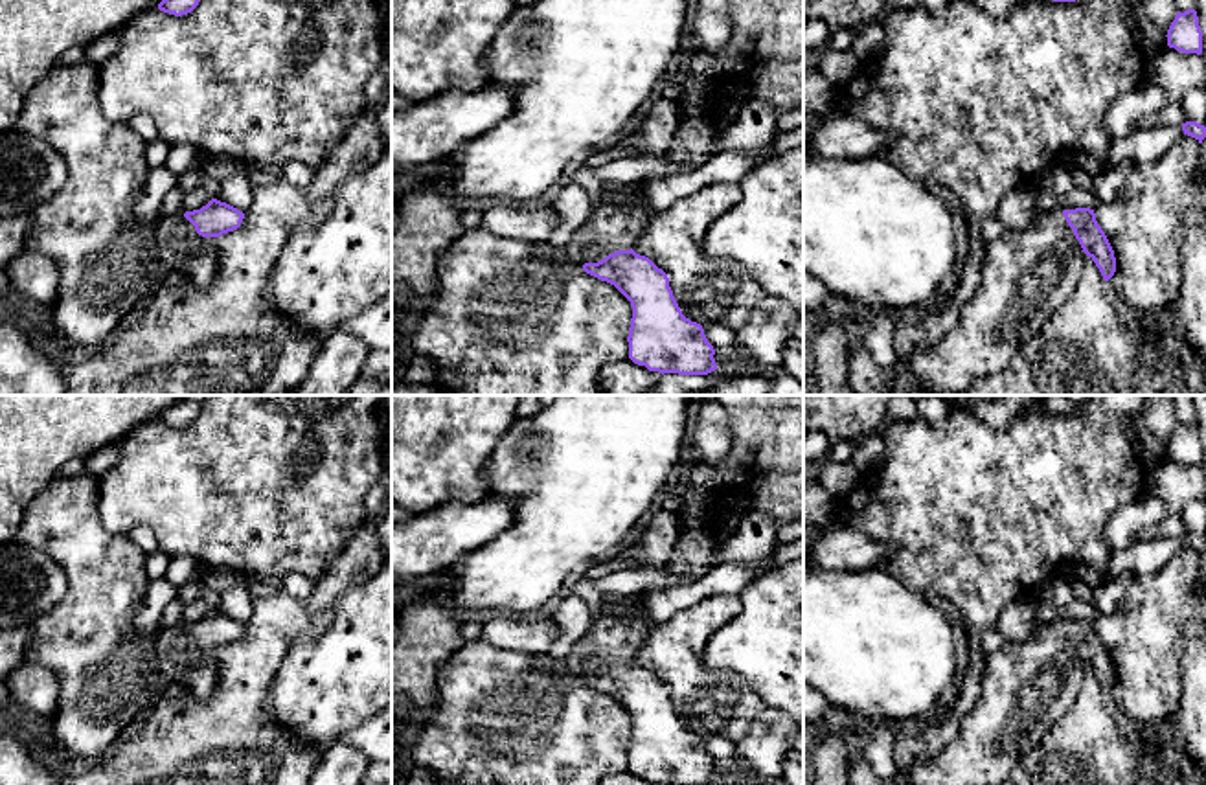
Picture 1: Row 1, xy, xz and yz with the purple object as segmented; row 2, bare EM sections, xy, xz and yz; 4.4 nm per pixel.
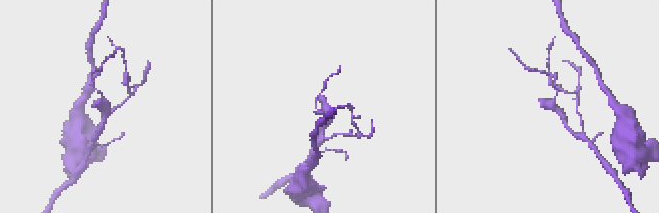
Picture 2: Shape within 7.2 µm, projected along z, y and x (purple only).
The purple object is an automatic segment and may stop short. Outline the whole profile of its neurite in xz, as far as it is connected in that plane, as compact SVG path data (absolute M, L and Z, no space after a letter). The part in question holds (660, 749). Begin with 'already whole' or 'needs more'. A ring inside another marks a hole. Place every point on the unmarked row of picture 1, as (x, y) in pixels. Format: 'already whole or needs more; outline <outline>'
needs more; outline M645 596L629 620L614 614L616 599L603 597L601 612L590 620L563 666L631 713L627 754L634 776L658 785L715 783L715 761L702 737L682 726L667 686L632 662L658 627L645 614Z

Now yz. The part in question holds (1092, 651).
needs more; outline M1090 620L1042 625L1030 640L1004 643L985 658L985 675L973 710L961 719L958 737L932 759L916 759L906 770L897 768L892 785L1000 785L1020 759L1031 752L1048 728L1074 704L1085 671L1090 669L1105 693L1116 684L1114 662Z

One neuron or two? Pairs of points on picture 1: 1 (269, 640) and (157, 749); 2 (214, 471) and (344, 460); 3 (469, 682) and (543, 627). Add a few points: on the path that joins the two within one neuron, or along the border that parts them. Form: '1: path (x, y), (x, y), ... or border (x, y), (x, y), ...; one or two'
1: path (245, 671), (238, 686), (188, 736); one
2: path (247, 471), (273, 471), (278, 466), (311, 466); one
3: border (480, 637), (495, 646), (532, 651), (546, 659); two

